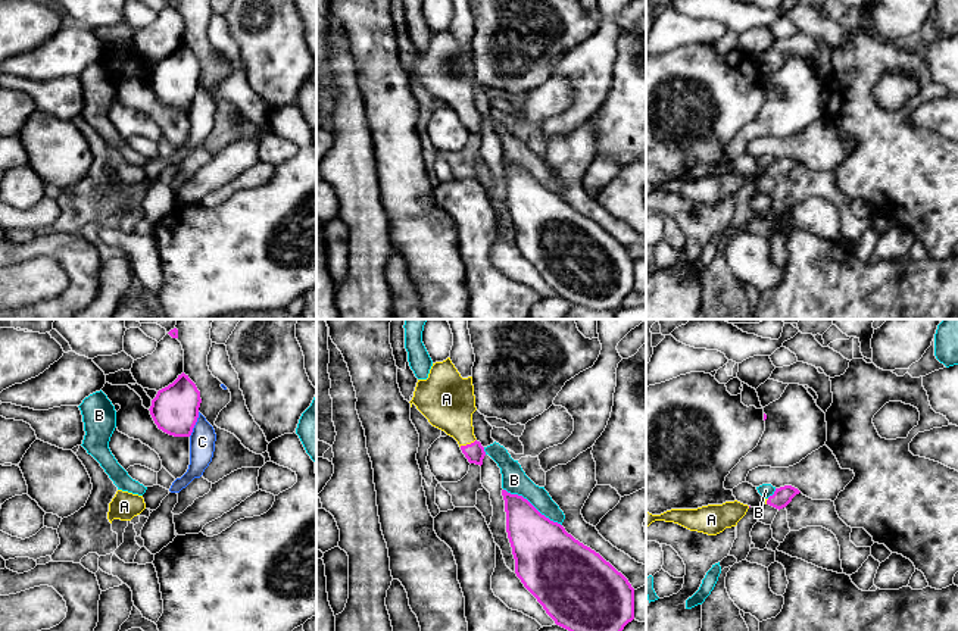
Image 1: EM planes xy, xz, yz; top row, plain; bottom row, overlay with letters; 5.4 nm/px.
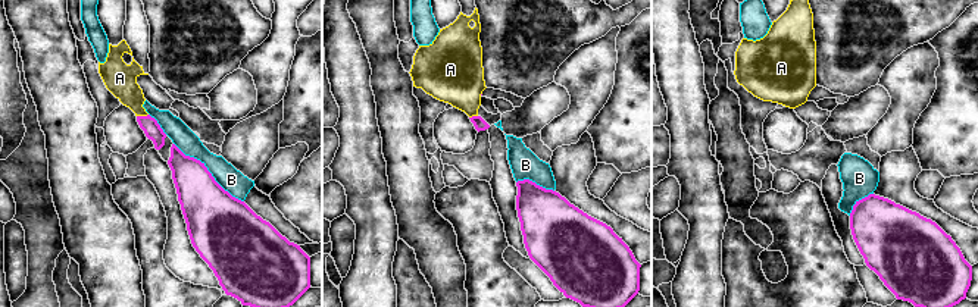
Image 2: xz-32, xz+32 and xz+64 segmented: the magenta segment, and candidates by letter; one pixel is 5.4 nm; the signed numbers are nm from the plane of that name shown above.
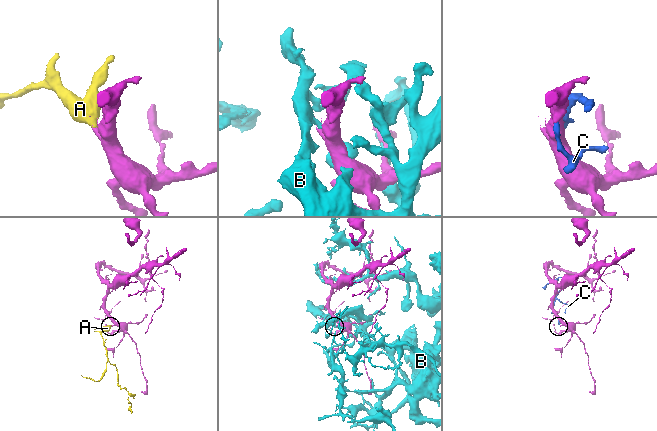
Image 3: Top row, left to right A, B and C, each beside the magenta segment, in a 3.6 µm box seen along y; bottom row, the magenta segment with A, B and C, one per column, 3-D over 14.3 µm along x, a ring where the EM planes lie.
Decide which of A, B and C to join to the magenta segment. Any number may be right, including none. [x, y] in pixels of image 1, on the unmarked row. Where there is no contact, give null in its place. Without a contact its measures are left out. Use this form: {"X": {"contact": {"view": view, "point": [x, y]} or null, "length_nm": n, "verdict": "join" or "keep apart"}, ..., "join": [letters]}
{"A": {"contact": {"view": "xz", "point": [467, 115]}, "length_nm": 100, "verdict": "join"}, "B": {"contact": {"view": "xz", "point": [531, 175]}, "length_nm": 380, "verdict": "keep apart"}, "C": {"contact": {"view": "xy", "point": [194, 94]}, "length_nm": 150, "verdict": "keep apart"}, "join": ["A"]}

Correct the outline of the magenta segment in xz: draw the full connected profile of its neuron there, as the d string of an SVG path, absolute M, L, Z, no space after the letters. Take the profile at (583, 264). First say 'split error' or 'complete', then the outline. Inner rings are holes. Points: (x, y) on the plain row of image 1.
complete; M502 160L515 244L556 296L586 309L618 307L634 290L634 259L599 224L542 185L527 169Z

